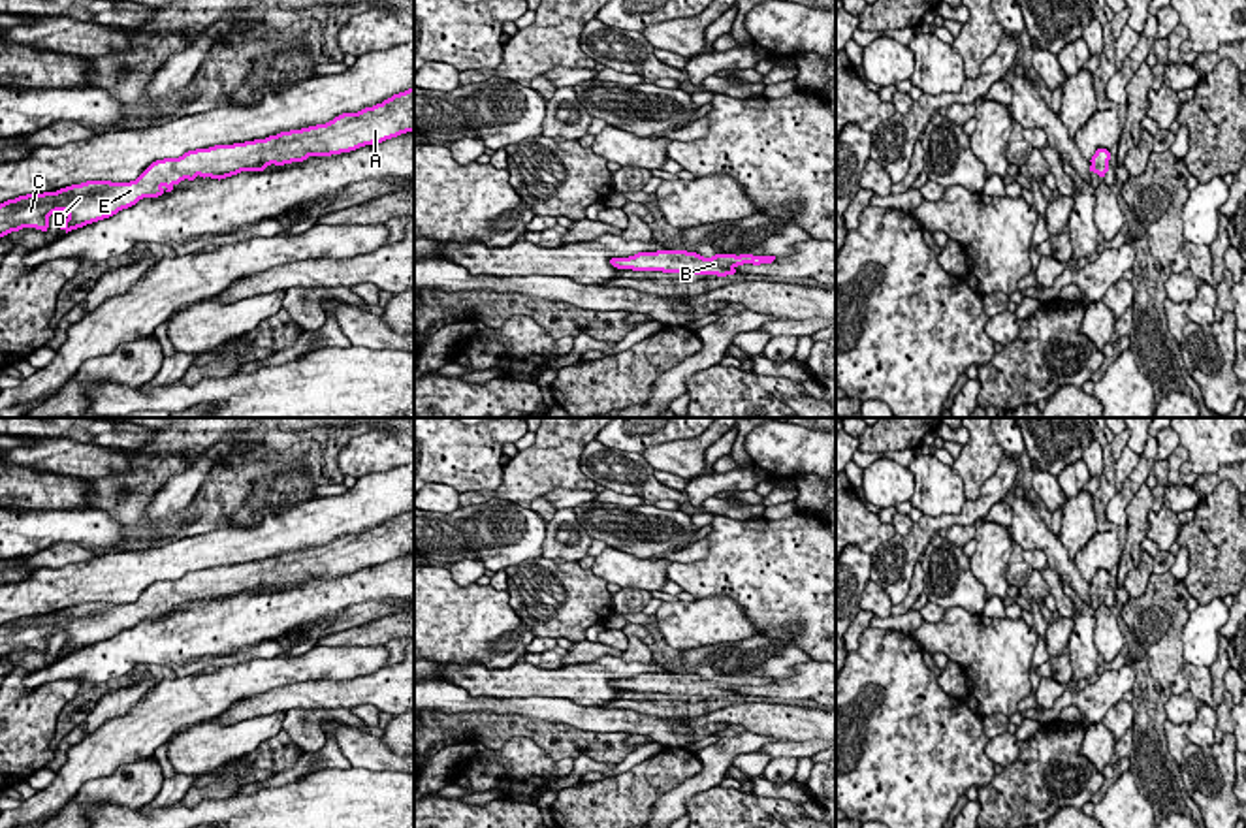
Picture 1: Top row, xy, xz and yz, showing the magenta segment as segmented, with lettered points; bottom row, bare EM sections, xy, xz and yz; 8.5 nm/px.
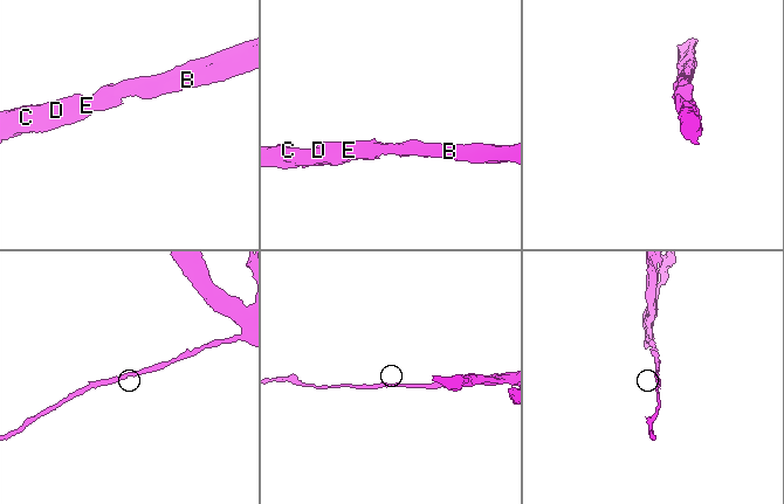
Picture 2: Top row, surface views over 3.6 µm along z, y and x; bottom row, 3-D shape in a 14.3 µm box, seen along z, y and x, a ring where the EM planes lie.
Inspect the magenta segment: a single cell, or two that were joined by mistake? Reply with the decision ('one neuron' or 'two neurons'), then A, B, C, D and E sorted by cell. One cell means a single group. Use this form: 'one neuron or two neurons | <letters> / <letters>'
one neuron | A B C D E

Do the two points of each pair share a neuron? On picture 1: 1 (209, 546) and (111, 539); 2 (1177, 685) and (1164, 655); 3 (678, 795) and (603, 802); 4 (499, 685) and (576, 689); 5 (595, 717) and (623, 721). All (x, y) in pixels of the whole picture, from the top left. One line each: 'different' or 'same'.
1: different
2: same
3: different
4: same
5: same

